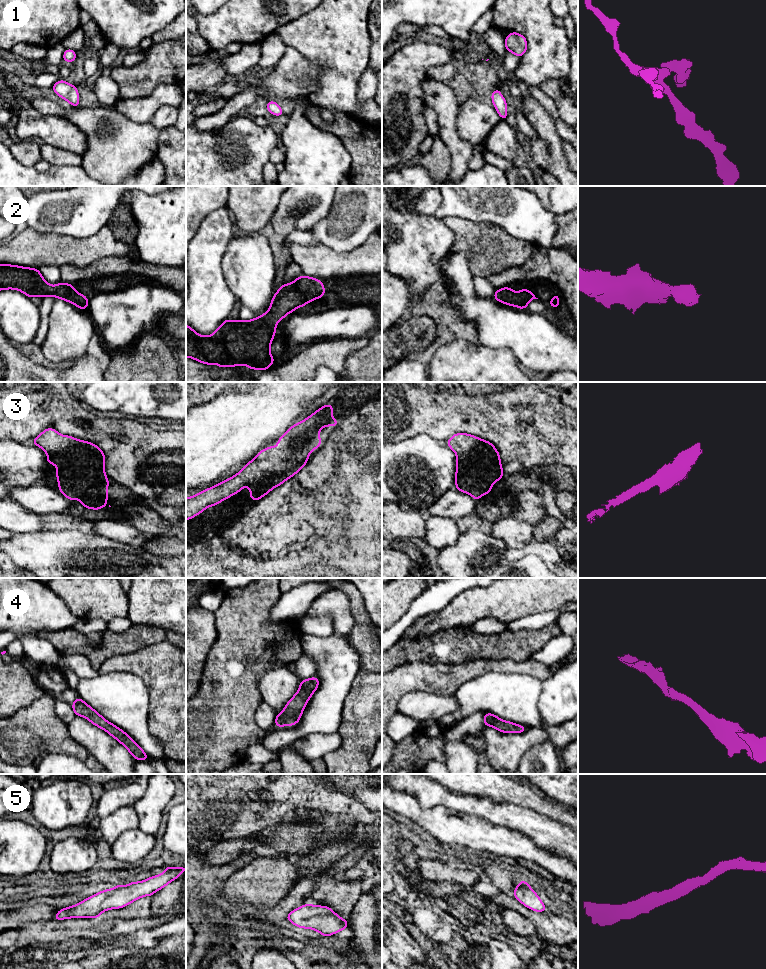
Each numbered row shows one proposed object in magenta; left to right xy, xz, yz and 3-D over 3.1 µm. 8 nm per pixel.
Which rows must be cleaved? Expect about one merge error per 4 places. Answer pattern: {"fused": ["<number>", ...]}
{"fused": []}

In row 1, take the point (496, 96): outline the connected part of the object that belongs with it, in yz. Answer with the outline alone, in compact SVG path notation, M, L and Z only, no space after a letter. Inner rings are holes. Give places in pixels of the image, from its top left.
M498 88L493 91L493 93L491 94L491 98L493 105L500 115L501 119L506 120L508 115L507 103Z

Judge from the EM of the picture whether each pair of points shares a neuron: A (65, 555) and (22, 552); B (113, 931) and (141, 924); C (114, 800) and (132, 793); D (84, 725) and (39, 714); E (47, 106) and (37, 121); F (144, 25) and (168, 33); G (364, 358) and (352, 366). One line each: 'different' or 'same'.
A: same
B: same
C: same
D: different
E: different
F: different
G: same

